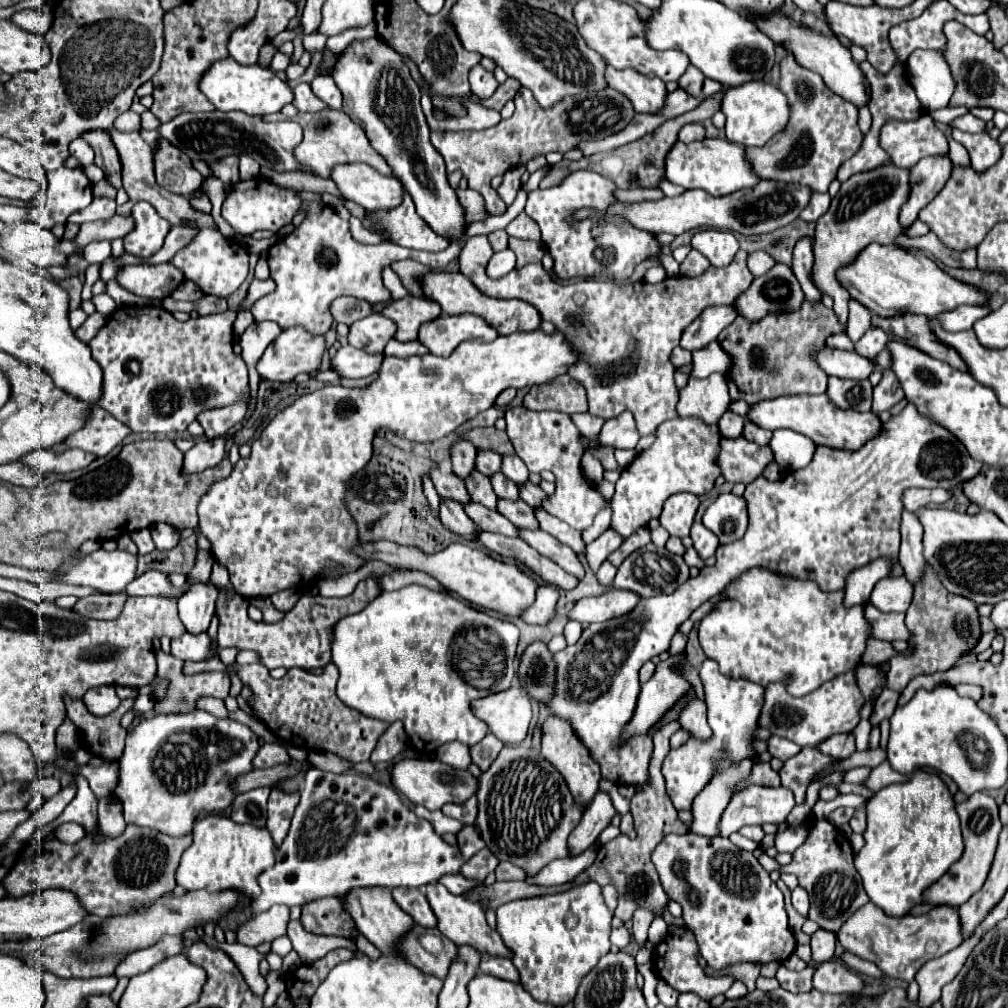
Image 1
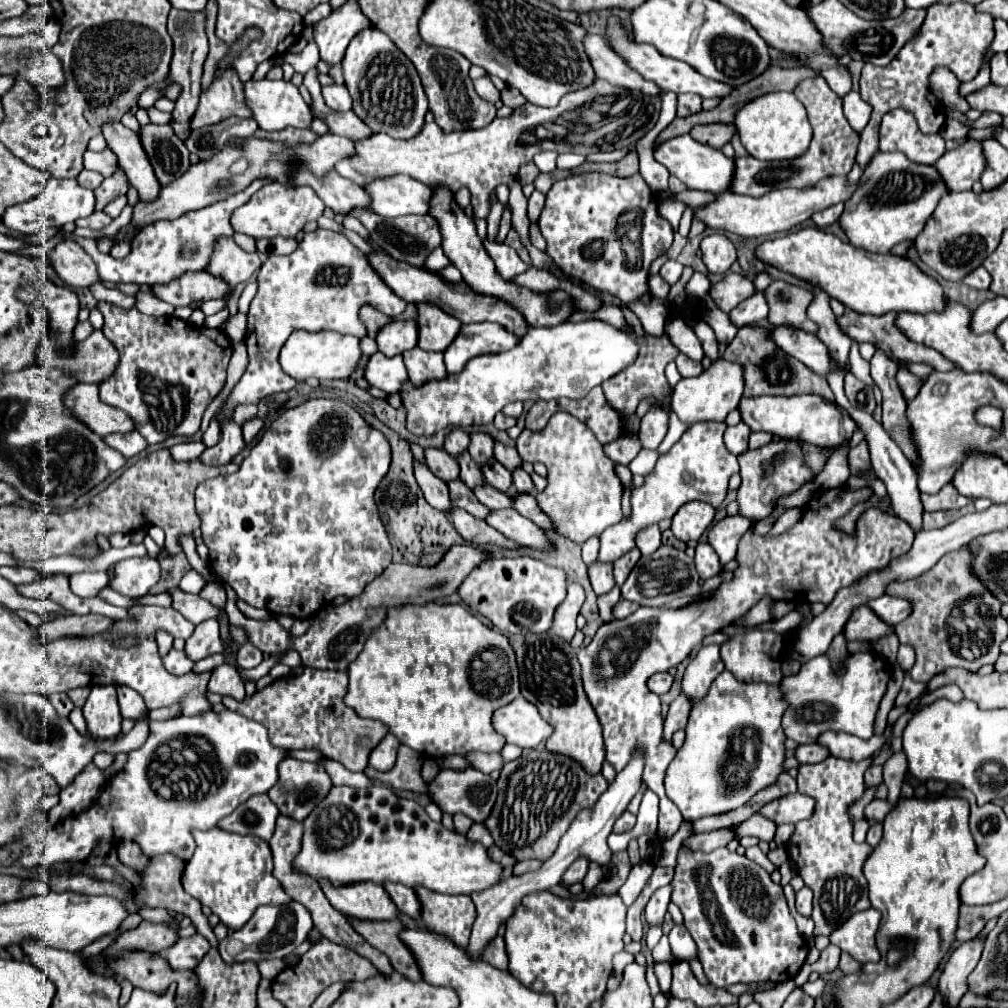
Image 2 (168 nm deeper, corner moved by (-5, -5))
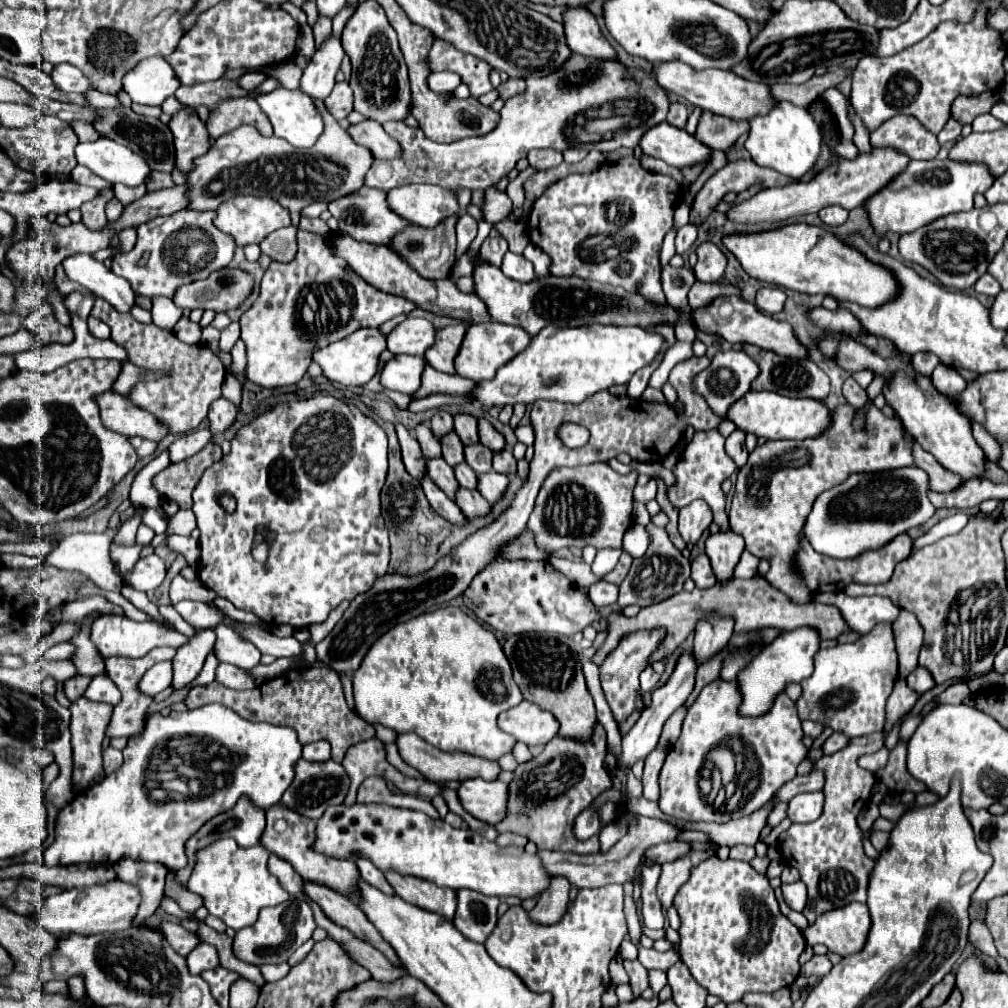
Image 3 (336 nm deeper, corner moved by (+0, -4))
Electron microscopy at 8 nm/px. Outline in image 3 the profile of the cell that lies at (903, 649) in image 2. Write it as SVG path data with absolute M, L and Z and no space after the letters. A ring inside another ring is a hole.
M902 611L896 623L892 625L896 631L896 651L898 651L898 675L902 679L908 677L908 673L918 665L918 653L922 645L922 625L918 623L916 615L910 611Z

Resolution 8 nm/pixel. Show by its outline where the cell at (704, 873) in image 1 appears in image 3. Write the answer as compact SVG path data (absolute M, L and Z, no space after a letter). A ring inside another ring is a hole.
M712 855L712 859L706 859L704 863L698 863L696 867L692 867L692 875L690 875L690 879L678 889L678 893L676 893L676 897L674 897L674 907L676 907L676 911L678 911L678 915L680 915L680 919L682 919L682 925L680 925L680 929L678 929L678 933L680 933L680 949L682 949L682 951L680 951L680 959L688 965L692 977L694 977L702 987L706 987L712 995L722 997L724 1003L740 1001L742 995L744 995L746 991L772 993L772 991L776 991L776 989L790 987L790 985L796 981L798 971L800 971L798 957L800 957L800 953L802 953L804 947L806 947L806 943L804 943L804 935L794 927L787 917L780 913L778 901L776 901L776 897L774 897L774 889L770 887L766 875L758 873L750 863L734 861L734 859L730 859L730 857L728 857L726 861L722 861L718 855Z

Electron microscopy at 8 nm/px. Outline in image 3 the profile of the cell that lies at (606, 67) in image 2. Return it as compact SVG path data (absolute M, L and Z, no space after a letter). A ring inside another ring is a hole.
M584 7L566 9L564 29L566 29L568 47L574 53L584 57L594 57L594 59L618 59L616 51L606 41L606 37L598 27L598 21L588 9Z

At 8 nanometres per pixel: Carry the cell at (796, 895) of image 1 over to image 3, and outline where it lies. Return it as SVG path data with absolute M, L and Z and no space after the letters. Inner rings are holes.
M802 881L782 885L782 893L784 893L784 901L788 903L790 909L802 911L806 907L806 885Z

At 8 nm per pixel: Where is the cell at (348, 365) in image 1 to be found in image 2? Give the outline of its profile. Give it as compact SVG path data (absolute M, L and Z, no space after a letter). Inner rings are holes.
M381 352L373 354L369 364L365 366L365 378L369 380L371 386L385 390L389 394L393 392L401 392L407 376L407 368L403 364L403 356L385 356Z

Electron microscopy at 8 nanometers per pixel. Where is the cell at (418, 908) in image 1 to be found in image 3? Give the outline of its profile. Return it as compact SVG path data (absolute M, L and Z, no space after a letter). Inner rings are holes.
M356 859L356 865L358 865L360 875L362 875L362 879L364 879L366 883L370 883L370 885L376 887L376 889L380 889L382 893L388 893L388 895L394 893L394 891L392 891L392 885L386 881L384 873L382 873L380 869L376 869L368 859Z

